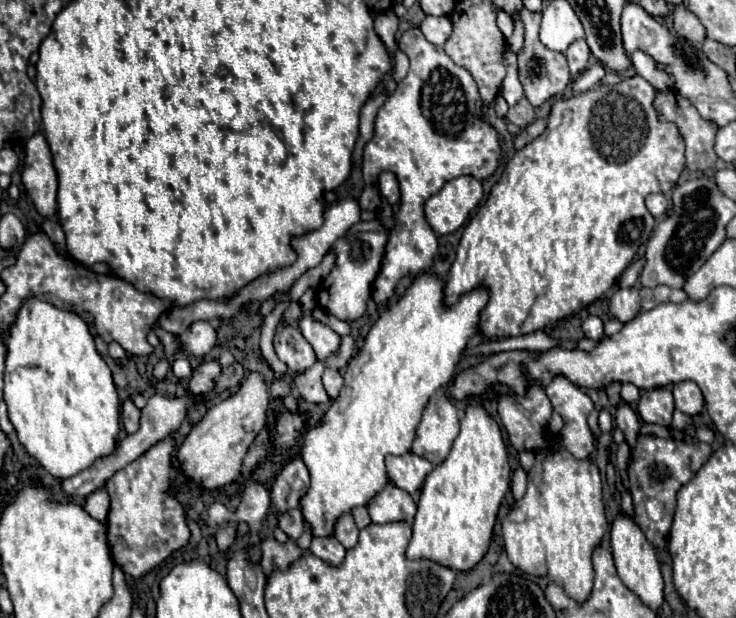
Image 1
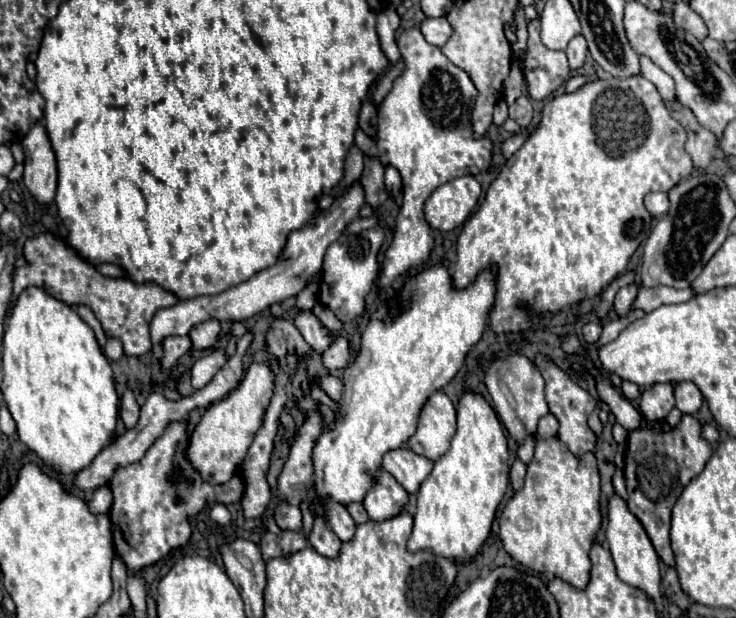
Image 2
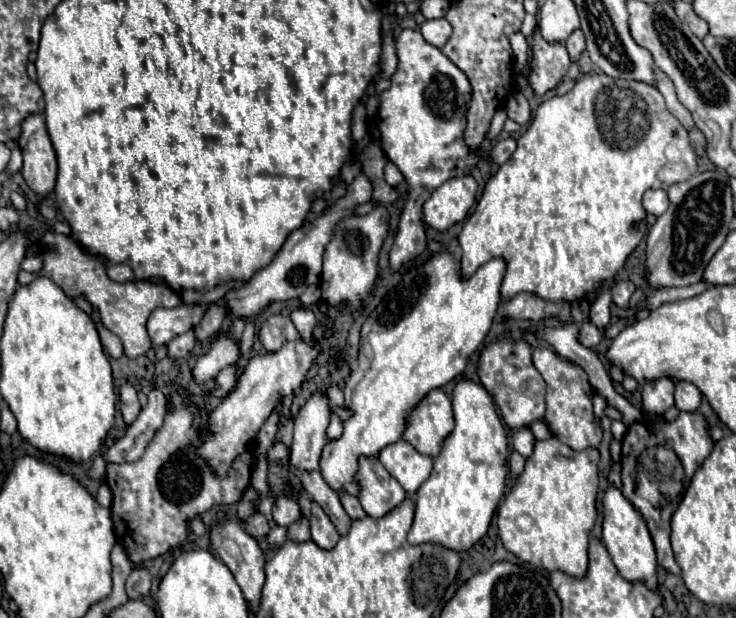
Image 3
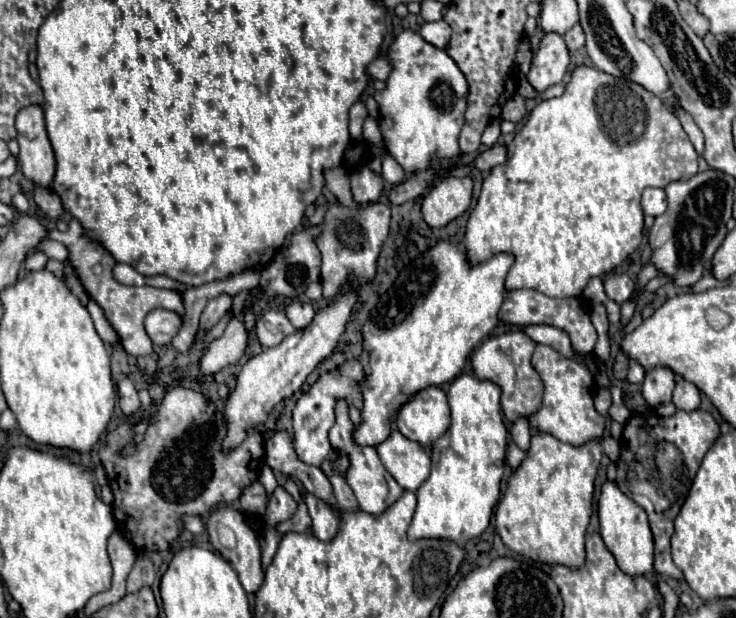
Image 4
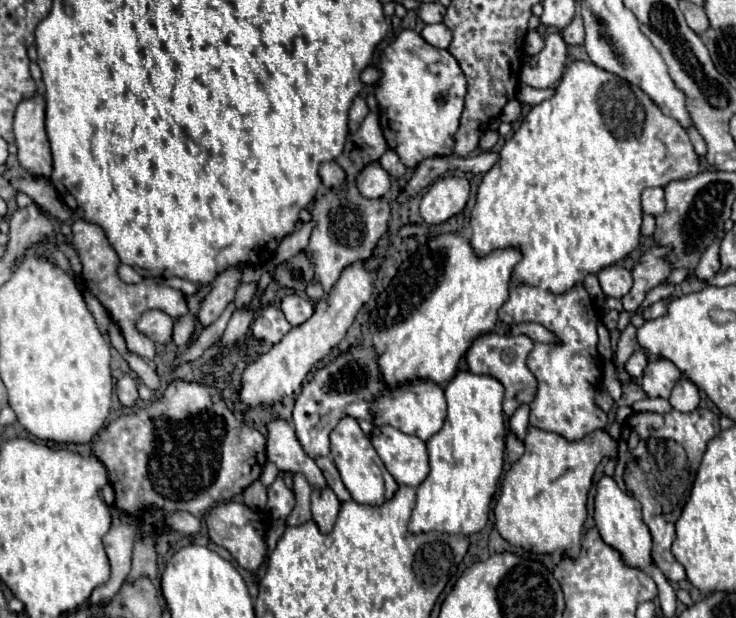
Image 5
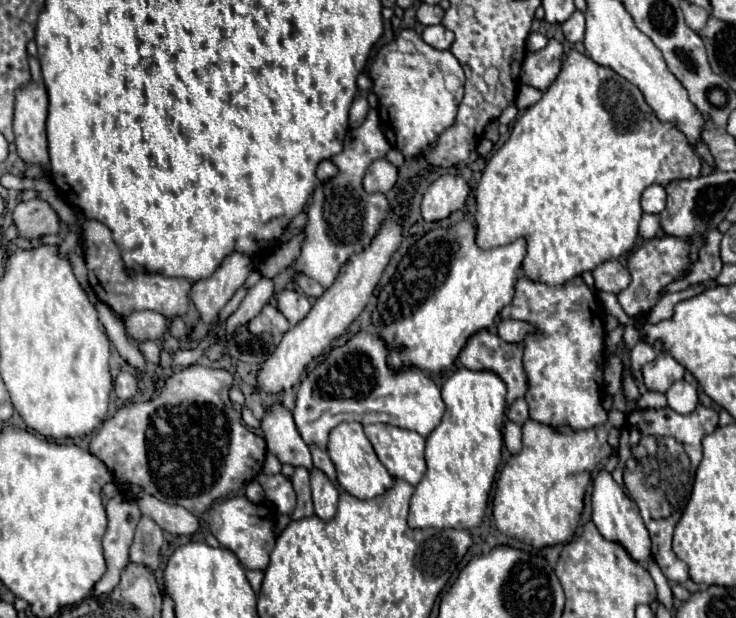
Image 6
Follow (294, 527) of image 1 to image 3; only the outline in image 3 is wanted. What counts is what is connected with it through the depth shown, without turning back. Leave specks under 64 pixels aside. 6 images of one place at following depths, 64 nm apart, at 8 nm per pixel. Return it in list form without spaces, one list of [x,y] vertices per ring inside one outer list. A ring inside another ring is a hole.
[[[282,496],[274,502],[274,512],[272,514],[274,514],[274,520],[276,520],[278,526],[290,526],[290,524],[294,524],[296,520],[302,518],[296,500],[288,498],[288,496]]]

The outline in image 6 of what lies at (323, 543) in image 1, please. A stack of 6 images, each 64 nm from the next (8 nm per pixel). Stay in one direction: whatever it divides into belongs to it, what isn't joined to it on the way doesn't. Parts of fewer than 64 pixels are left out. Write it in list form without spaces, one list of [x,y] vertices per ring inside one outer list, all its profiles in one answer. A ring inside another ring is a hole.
[[[314,470],[310,474],[312,478],[312,500],[314,500],[314,514],[328,522],[336,516],[336,508],[338,508],[338,496],[340,492],[336,490],[336,486],[320,472]]]

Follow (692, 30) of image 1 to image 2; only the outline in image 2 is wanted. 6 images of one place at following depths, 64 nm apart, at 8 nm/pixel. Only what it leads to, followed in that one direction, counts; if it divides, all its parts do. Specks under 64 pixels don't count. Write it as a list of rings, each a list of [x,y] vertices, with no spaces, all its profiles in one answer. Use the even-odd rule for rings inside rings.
[[[678,2],[674,6],[674,22],[680,30],[690,32],[698,40],[704,40],[708,36],[708,28],[706,28],[704,20],[694,10],[690,10],[688,2]]]

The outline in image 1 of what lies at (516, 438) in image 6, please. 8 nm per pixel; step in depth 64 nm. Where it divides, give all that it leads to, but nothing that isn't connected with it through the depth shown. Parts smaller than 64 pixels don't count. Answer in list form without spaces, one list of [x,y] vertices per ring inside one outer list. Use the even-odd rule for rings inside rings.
[[[518,468],[512,476],[512,494],[514,494],[514,500],[520,500],[526,494],[526,474],[522,468]]]

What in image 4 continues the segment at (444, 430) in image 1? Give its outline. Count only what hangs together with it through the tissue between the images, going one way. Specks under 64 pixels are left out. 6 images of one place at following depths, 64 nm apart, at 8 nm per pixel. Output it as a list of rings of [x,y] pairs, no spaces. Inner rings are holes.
[[[436,386],[418,392],[398,410],[394,424],[408,440],[430,450],[432,444],[450,428],[446,394]]]

